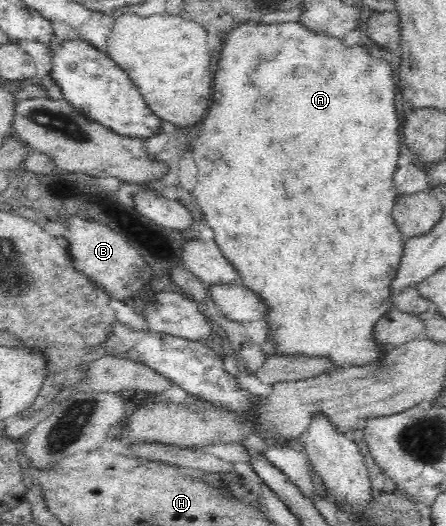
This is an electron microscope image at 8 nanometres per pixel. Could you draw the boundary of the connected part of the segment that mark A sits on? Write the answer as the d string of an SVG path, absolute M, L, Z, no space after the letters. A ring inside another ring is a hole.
M244 22L234 28L234 32L228 38L228 44L224 46L210 110L202 120L202 130L198 137L192 140L190 148L198 166L198 182L192 189L191 195L198 200L208 220L206 222L208 226L214 228L216 232L214 242L238 272L238 283L258 294L262 303L266 305L264 319L270 326L270 338L276 342L276 355L328 357L334 363L334 368L342 368L379 365L389 351L375 338L374 327L382 315L388 314L388 311L395 308L393 301L392 304L387 304L384 300L390 298L392 294L391 284L397 277L396 273L399 272L398 268L405 251L402 233L392 215L395 199L398 196L393 181L394 171L403 160L400 155L401 138L398 132L400 122L396 115L394 95L393 70L385 58L374 59L364 47L344 46L340 39L306 30L300 22L275 25ZM250 70L252 70L252 84L250 82L244 84L244 78L250 76Z

